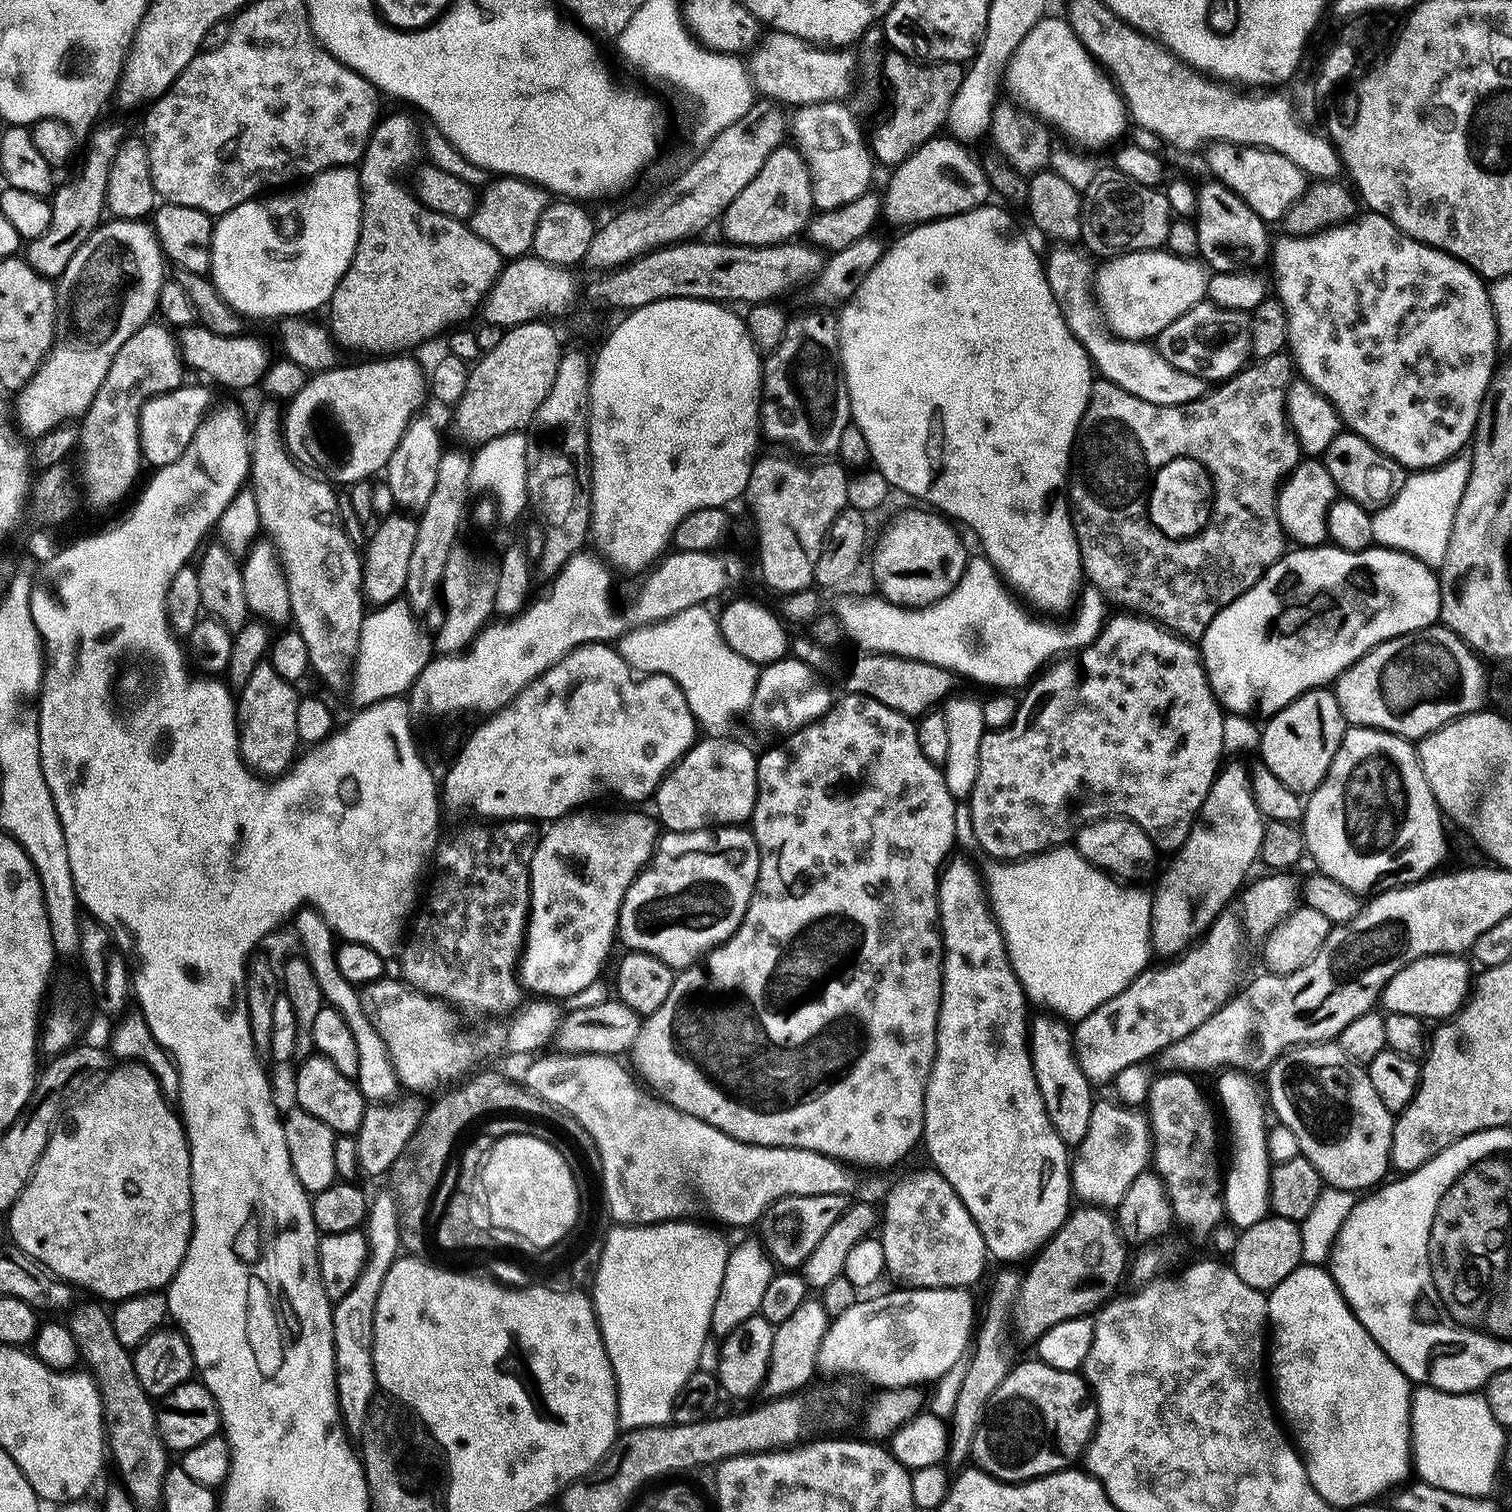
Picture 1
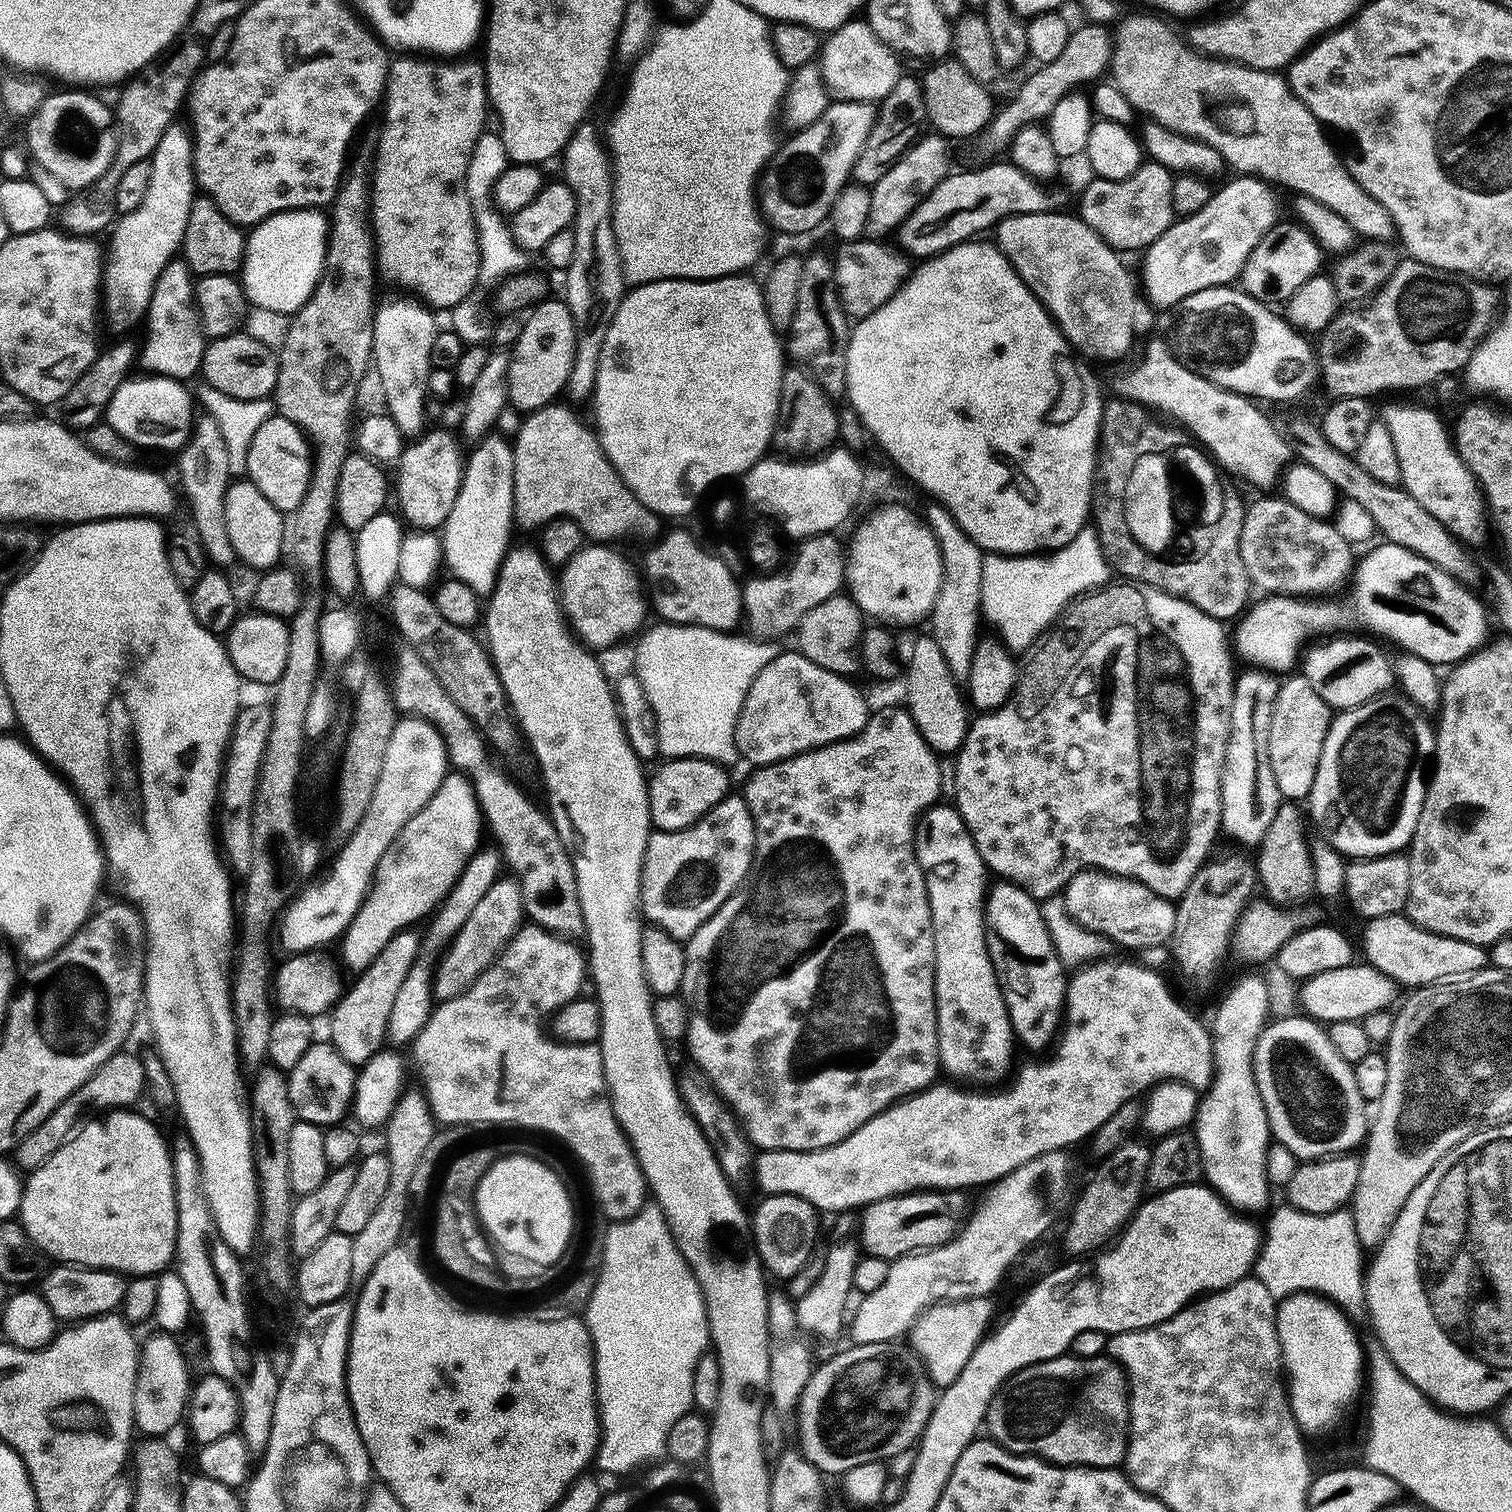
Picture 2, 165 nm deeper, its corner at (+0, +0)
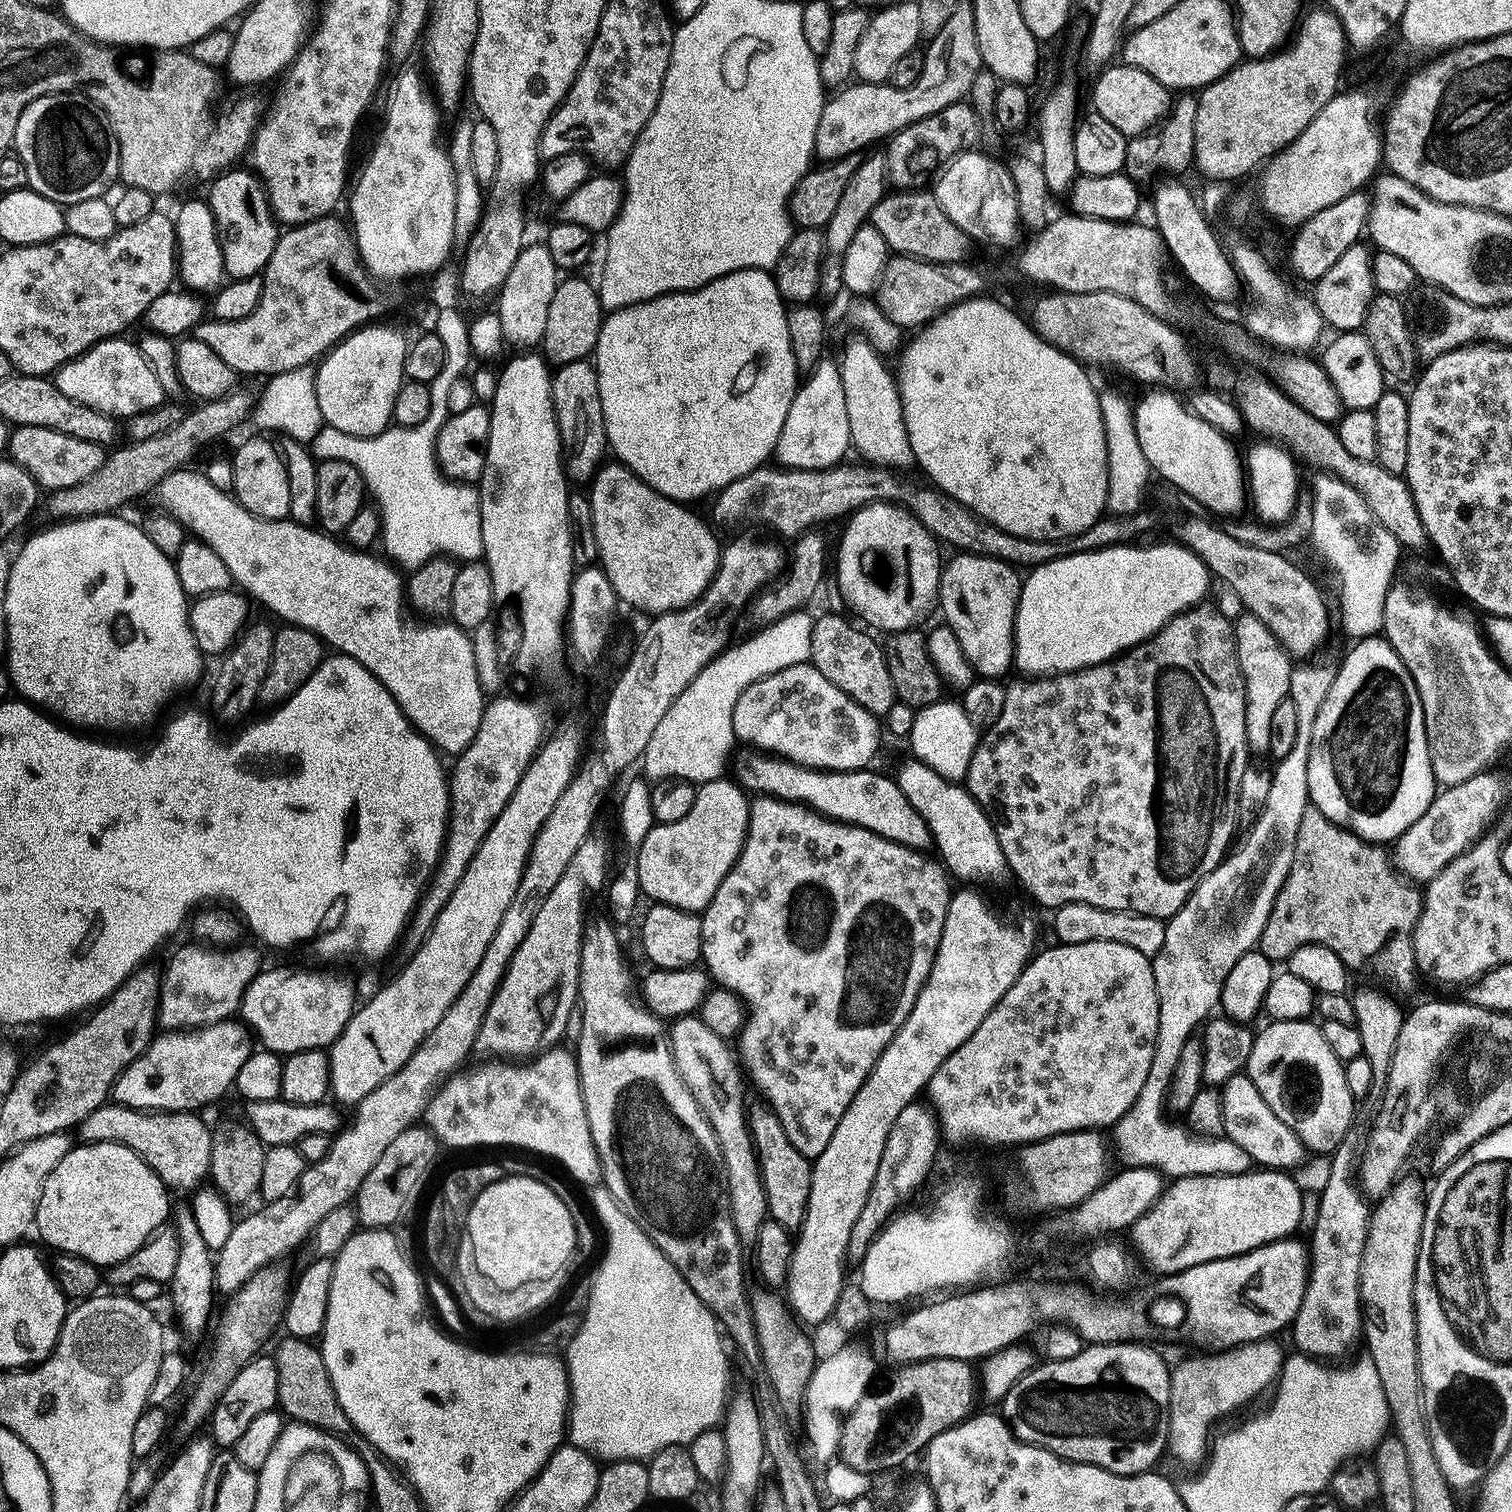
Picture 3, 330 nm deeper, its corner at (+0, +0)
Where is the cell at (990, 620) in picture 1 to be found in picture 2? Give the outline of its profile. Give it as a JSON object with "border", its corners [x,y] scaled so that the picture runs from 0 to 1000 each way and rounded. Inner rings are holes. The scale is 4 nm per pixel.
{"border":[[[722,348],[714,352],[710,360],[695,366],[653,366],[649,374],[649,407],[661,417],[660,421],[665,429],[677,433],[704,407],[707,400],[723,390],[729,390],[735,381],[737,381],[737,376],[728,360],[728,353]]]}

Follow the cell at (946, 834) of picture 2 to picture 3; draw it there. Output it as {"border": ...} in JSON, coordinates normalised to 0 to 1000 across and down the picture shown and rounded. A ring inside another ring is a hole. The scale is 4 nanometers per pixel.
{"border":[[[492,496],[489,500],[489,498],[485,503],[485,516],[495,525],[503,528],[521,529],[522,532],[530,532],[549,542],[574,548],[587,556],[606,563],[612,563],[617,560],[618,556],[613,544],[600,529],[591,514],[583,513],[579,509],[544,511],[539,508],[530,508],[522,503],[517,503],[499,496]]]}

